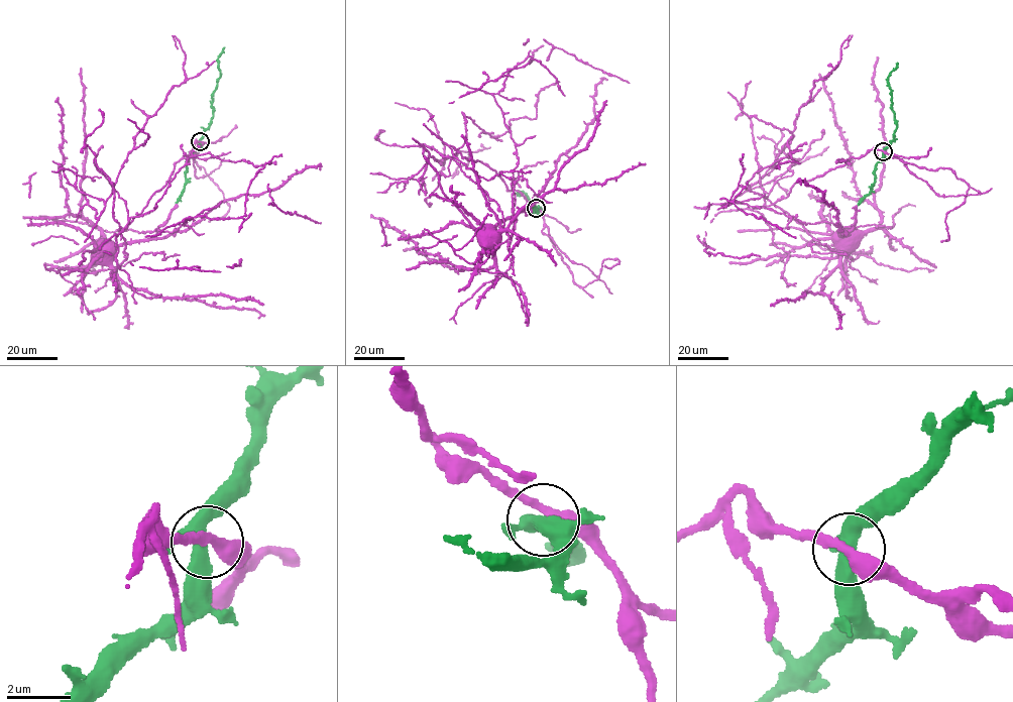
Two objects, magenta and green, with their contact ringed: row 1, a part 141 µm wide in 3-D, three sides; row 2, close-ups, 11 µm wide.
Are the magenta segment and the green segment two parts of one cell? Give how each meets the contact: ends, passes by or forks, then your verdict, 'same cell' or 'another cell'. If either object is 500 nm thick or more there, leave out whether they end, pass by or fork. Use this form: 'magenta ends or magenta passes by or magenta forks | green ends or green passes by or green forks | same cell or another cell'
magenta passes by | green forks | same cell

